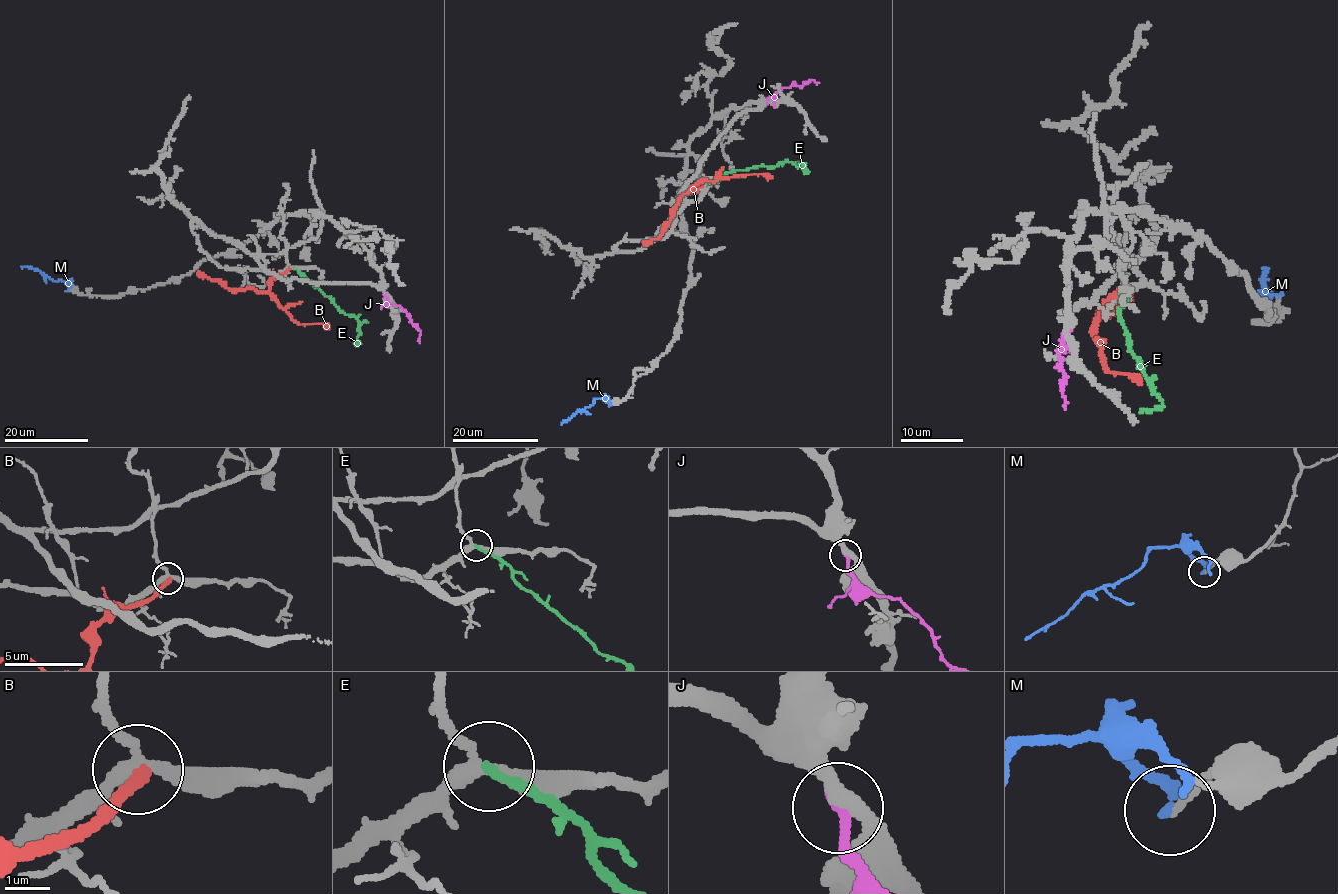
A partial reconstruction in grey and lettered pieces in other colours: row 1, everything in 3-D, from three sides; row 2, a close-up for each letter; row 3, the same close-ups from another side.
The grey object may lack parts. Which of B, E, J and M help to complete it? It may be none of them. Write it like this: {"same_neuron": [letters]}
{"same_neuron": []}

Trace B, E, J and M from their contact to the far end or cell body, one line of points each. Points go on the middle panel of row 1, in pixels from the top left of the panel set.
B: (704, 187), (693, 189), (694, 185), (703, 181), (737, 175), (768, 174), (772, 177)
E: (706, 187), (733, 170), (774, 166), (784, 161), (801, 168), (806, 174), (806, 165), (799, 162)
J: (768, 101), (783, 88), (801, 86), (810, 80), (818, 82)
M: (609, 405), (602, 399), (595, 399), (561, 424)

